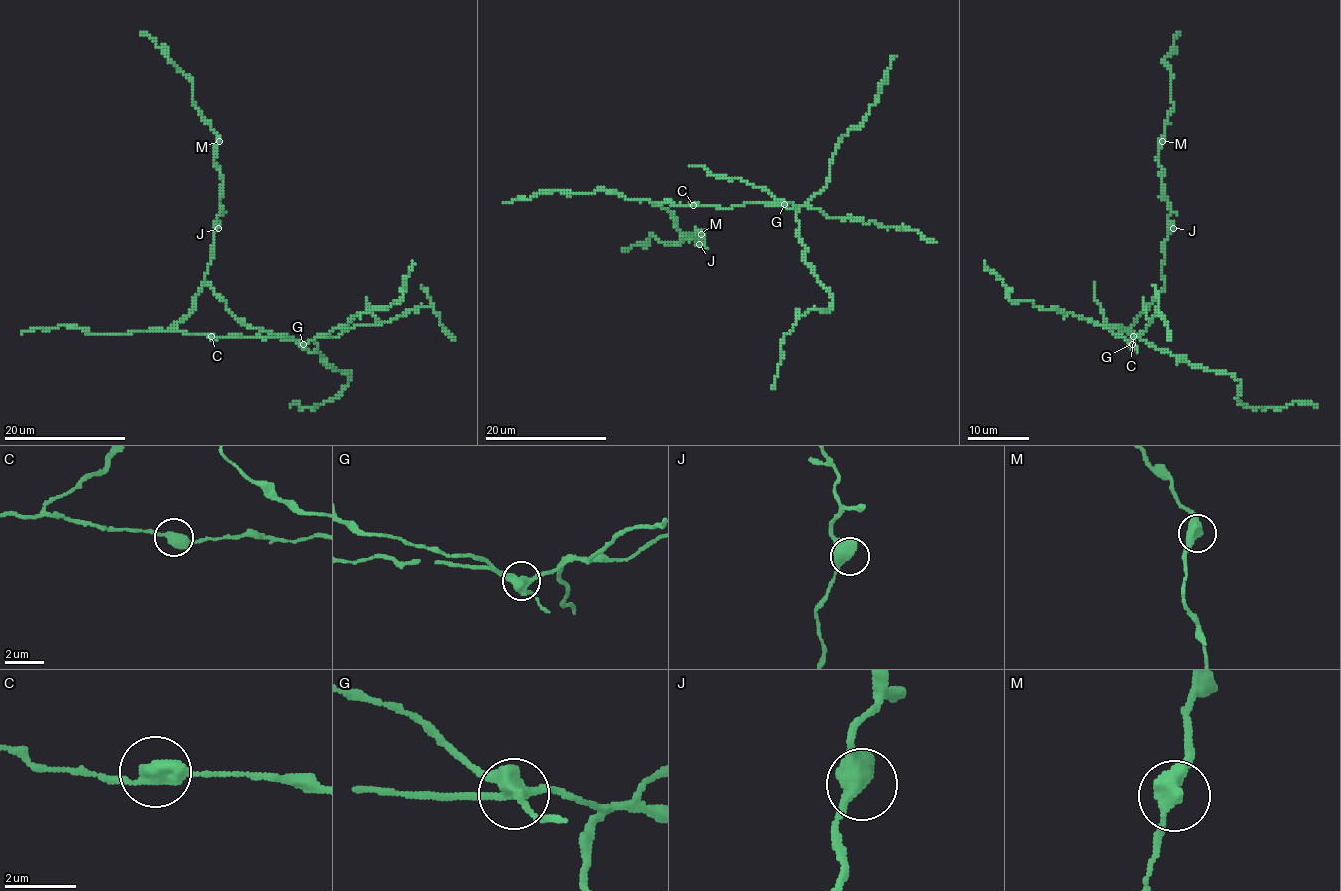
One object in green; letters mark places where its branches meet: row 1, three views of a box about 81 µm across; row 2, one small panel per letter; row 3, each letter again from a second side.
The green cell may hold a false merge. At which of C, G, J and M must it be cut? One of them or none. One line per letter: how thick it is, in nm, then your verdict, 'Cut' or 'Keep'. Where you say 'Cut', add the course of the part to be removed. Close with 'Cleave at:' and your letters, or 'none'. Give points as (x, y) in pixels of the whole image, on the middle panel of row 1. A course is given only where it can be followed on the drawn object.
C: Thickness 440 nm. Keep
G: Thickness 380 nm. Cut. Course of the part to remove: (784, 203), (797, 206), (804, 260), (829, 290), (832, 310), (815, 308), (800, 316), (784, 336), (771, 388)
J: Thickness 550 nm. Keep
M: Thickness 440 nm. Keep
Cleave at: G

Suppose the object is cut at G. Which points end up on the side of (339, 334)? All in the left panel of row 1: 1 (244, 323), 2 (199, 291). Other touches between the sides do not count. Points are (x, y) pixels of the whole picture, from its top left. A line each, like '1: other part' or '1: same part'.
1: same part
2: other part

